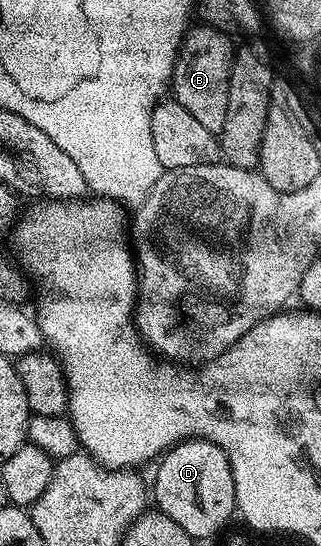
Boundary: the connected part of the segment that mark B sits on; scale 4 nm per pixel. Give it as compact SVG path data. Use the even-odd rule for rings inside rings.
M195 25L187 30L174 62L173 101L188 108L188 112L192 112L192 116L196 116L204 128L215 132L224 128L224 116L228 116L228 80L236 49L235 43L230 42L233 42L231 35L215 26Z

